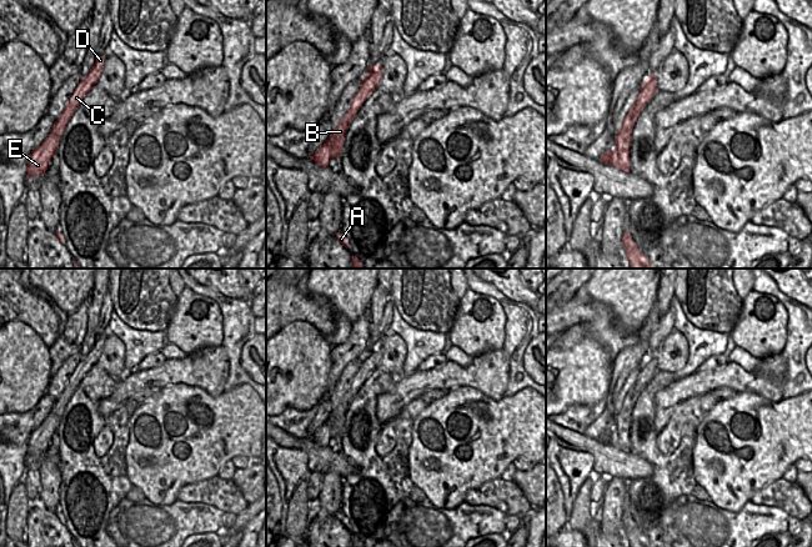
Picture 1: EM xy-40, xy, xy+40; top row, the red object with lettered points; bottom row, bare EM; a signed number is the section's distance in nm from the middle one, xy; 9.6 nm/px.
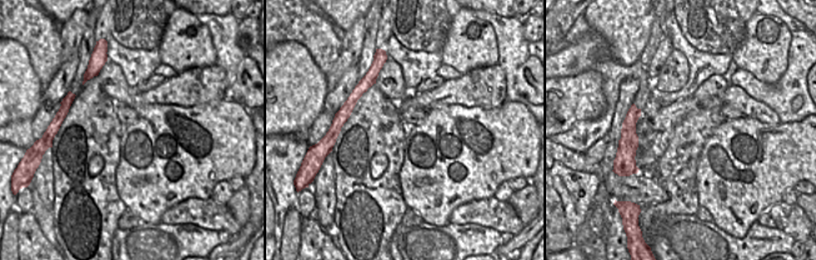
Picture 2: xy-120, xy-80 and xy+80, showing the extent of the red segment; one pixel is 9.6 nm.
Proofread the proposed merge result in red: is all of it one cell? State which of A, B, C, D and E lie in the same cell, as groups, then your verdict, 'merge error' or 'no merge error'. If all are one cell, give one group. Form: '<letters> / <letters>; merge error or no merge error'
A / B C D E; merge error

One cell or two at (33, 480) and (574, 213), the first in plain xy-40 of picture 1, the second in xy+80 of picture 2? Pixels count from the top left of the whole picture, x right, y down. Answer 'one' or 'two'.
two

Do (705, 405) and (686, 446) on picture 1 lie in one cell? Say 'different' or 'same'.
different

